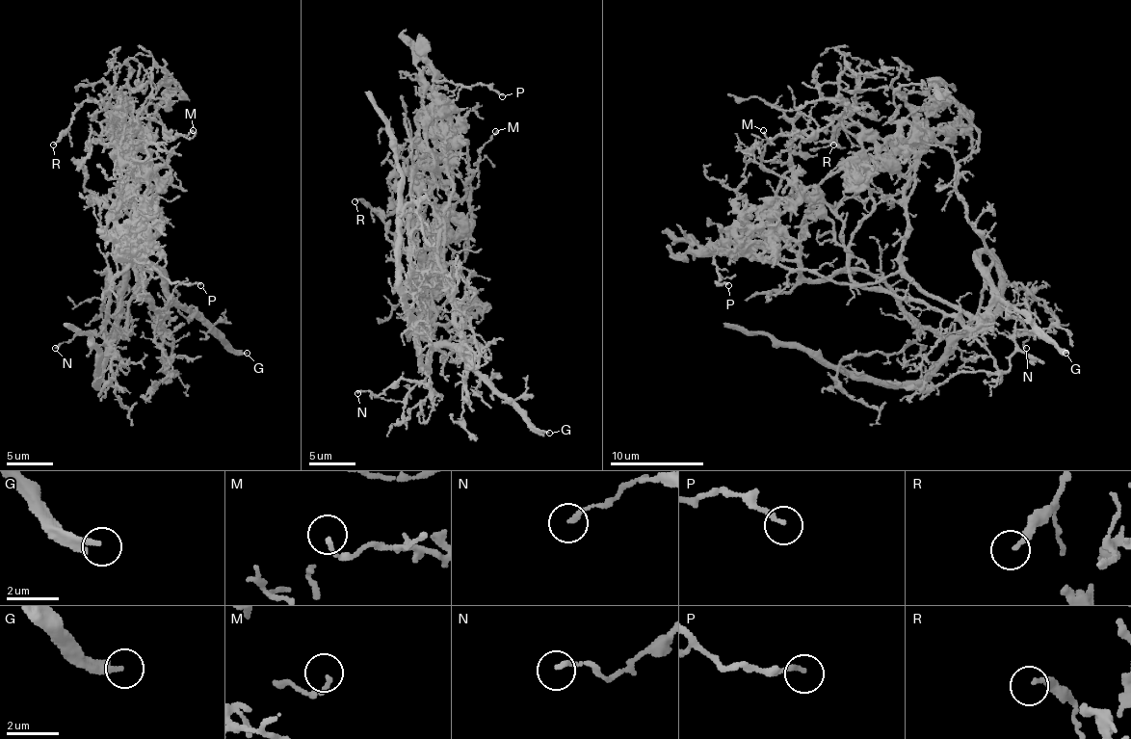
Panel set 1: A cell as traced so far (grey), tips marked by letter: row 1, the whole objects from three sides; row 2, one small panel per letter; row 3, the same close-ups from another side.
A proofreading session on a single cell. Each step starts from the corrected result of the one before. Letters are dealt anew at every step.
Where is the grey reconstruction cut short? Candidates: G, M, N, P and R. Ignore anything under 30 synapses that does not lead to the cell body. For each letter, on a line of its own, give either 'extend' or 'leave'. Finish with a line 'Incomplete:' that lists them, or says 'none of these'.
G: extend
M: leave
N: leave
P: leave
R: leave
Incomplete: G

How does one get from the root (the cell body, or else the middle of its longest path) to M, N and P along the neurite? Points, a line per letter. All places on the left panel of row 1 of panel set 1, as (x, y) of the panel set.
M: (107, 271), (109, 280), (116, 259), (107, 220), (127, 198), (137, 123), (158, 121), (186, 138), (193, 130)
N: (107, 271), (109, 323), (104, 331), (111, 334), (123, 313), (130, 331), (114, 336), (76, 334), (55, 348)
P: (107, 271), (111, 280), (130, 264), (125, 257), (135, 252), (135, 259), (156, 266), (172, 282), (200, 285)

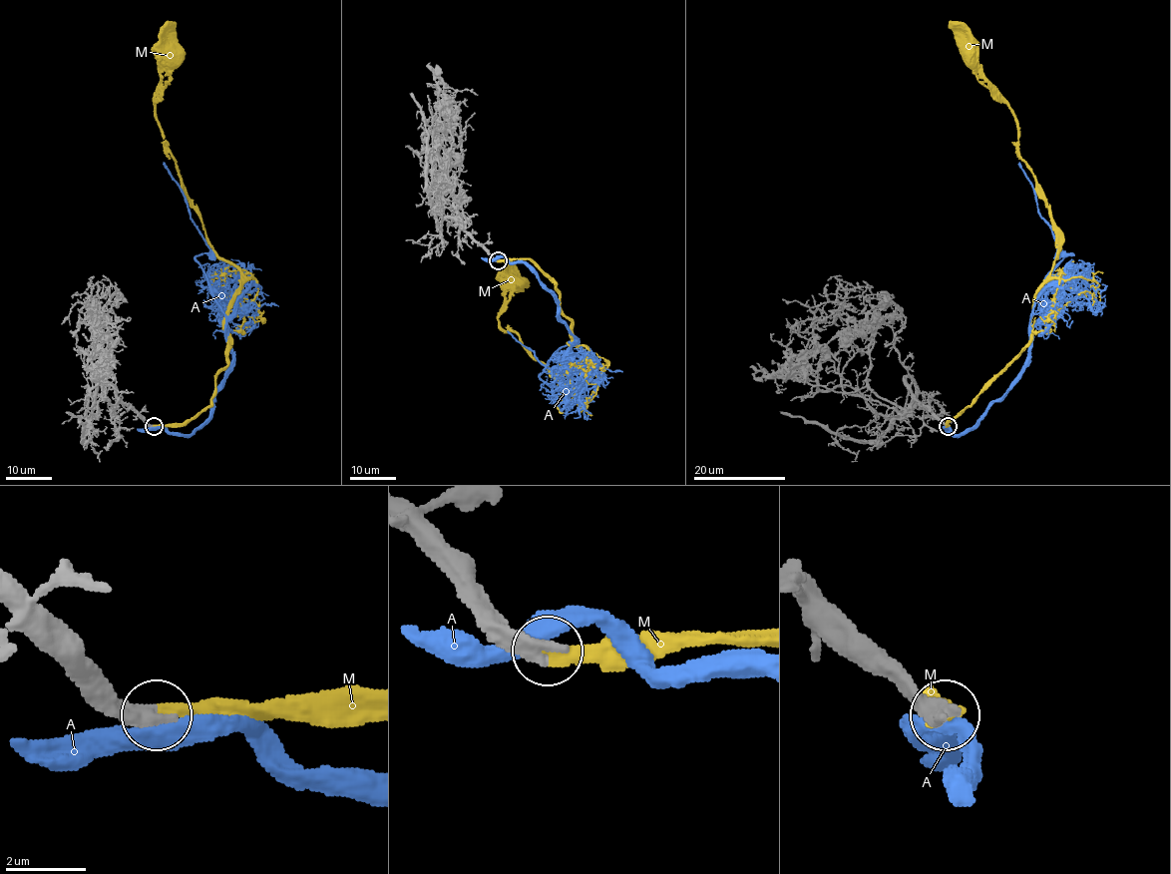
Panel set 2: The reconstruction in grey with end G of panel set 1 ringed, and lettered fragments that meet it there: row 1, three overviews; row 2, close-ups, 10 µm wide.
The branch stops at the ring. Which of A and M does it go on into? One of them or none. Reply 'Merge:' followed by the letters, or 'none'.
Merge: M

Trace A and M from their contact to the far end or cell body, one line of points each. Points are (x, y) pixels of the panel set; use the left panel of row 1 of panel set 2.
A: (150, 427), (192, 434), (208, 417), (231, 357), (227, 316), (195, 259), (210, 250), (163, 162)
M: (154, 426), (185, 425), (209, 404), (240, 274), (217, 255), (157, 120), (170, 51)

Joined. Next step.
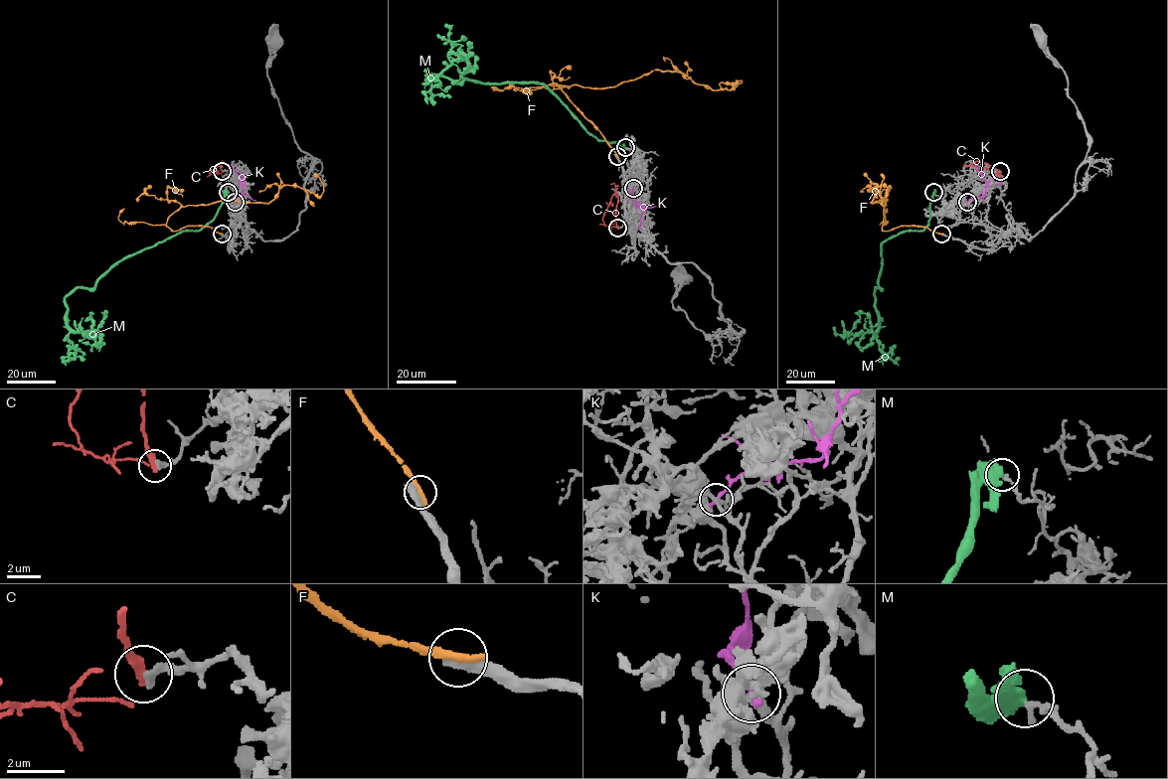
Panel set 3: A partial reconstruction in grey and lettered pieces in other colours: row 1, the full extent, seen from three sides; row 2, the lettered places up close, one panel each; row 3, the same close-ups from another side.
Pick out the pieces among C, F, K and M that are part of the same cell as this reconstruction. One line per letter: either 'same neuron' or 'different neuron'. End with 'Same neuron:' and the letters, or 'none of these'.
C: different neuron
F: different neuron
K: different neuron
M: different neuron
Same neuron: none of these

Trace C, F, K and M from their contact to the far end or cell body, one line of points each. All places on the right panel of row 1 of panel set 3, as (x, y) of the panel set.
C: (1000, 171), (982, 162), (972, 164), (1000, 174)
F: (940, 233), (916, 226), (882, 229), (885, 202), (871, 203), (881, 185), (887, 195), (880, 196), (882, 174)
K: (967, 203), (982, 196), (985, 190), (985, 180), (974, 163)
M: (934, 191), (922, 230), (882, 243), (877, 328), (859, 344), (867, 347), (870, 319), (859, 310)

